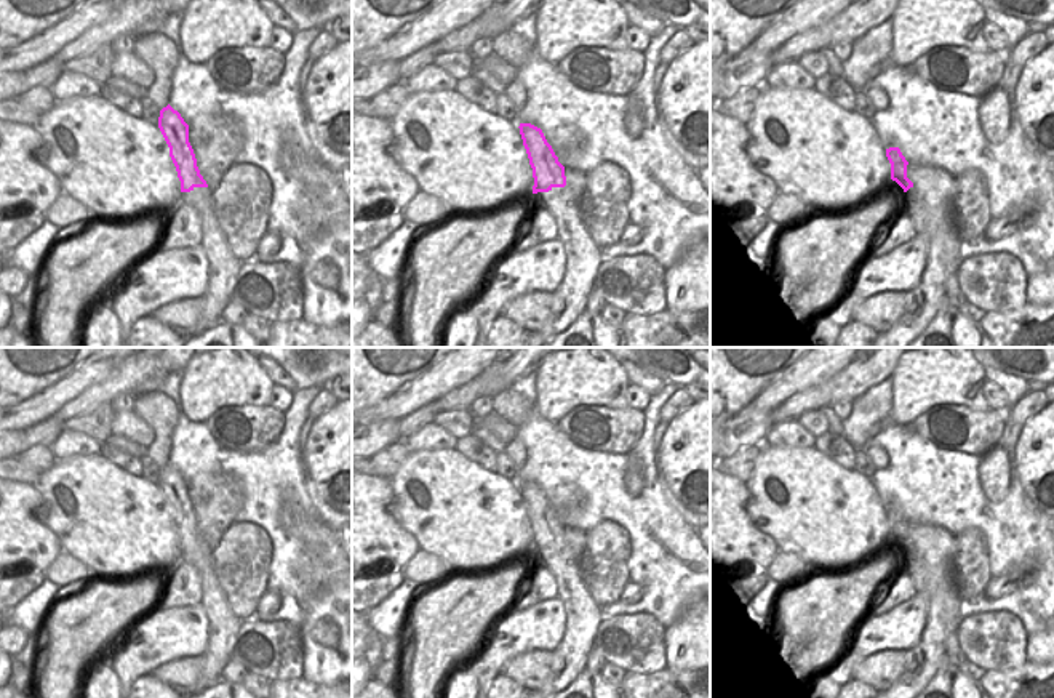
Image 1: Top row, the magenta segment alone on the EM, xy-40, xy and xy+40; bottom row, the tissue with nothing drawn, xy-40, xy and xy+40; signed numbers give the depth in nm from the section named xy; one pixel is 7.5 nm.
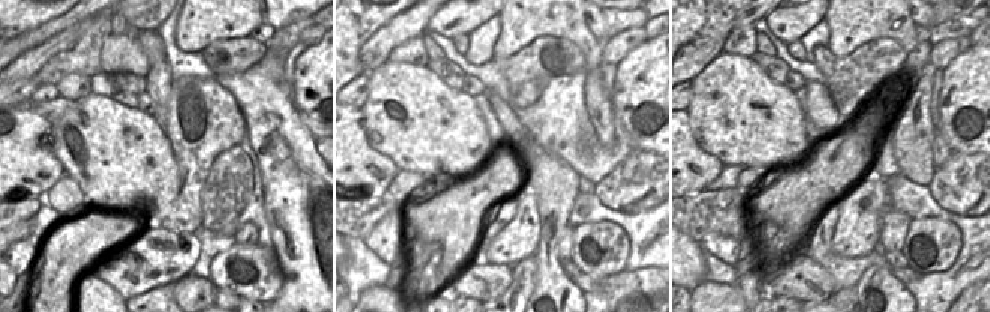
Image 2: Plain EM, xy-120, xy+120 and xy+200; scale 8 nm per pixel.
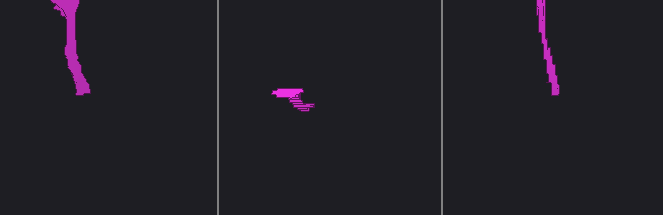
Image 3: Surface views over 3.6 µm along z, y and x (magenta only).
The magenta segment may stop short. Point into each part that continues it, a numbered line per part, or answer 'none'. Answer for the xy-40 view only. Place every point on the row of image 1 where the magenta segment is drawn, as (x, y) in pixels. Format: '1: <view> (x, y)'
1: xy-40 (223, 268)

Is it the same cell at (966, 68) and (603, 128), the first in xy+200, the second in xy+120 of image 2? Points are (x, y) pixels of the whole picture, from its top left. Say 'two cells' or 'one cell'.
two cells

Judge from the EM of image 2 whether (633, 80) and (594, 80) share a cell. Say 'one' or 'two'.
two

